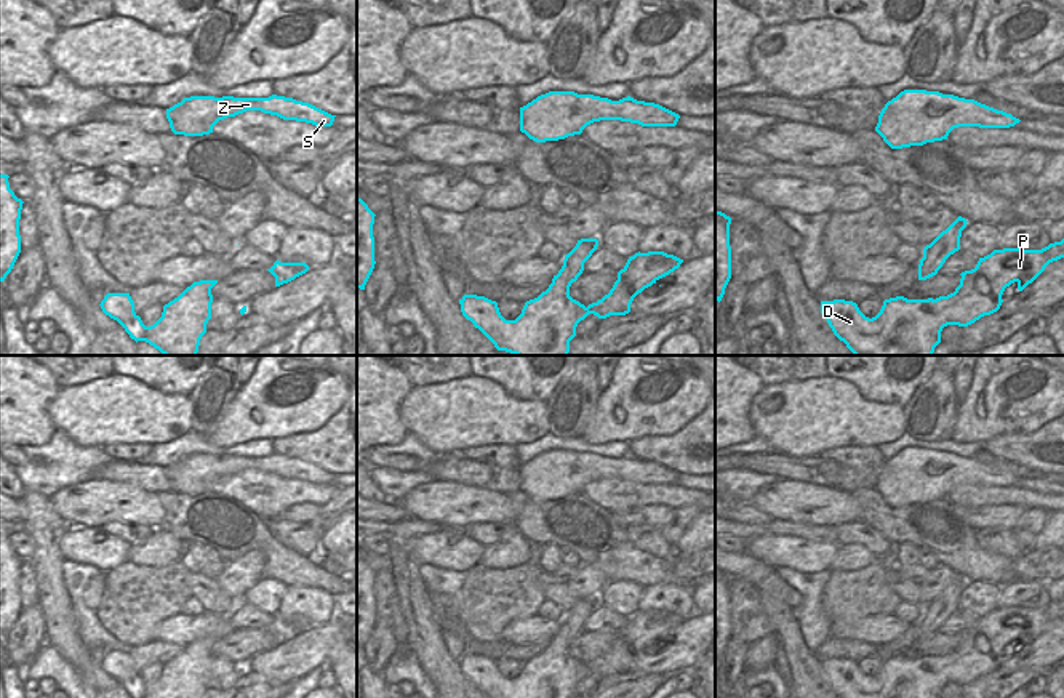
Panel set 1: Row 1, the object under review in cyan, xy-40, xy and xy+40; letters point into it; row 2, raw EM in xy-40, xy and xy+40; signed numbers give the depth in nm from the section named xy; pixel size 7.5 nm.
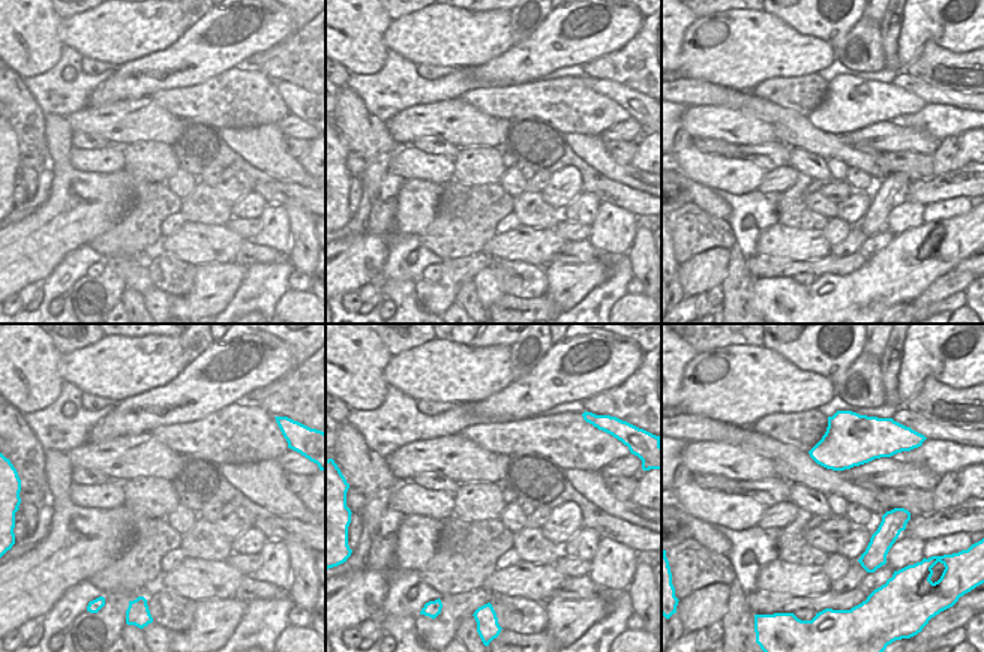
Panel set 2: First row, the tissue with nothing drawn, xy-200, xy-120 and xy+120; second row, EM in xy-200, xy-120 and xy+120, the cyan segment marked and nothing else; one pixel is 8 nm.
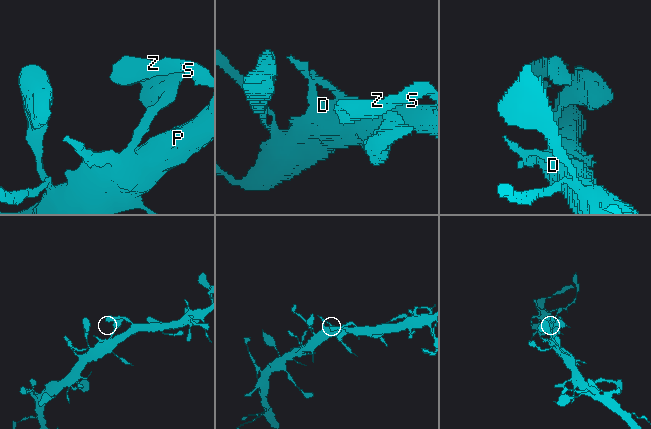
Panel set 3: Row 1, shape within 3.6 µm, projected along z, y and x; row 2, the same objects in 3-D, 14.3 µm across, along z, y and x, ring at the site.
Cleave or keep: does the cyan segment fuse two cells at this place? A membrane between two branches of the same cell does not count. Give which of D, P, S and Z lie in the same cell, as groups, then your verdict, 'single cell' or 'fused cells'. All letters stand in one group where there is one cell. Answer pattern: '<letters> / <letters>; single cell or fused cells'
D P S Z; single cell

